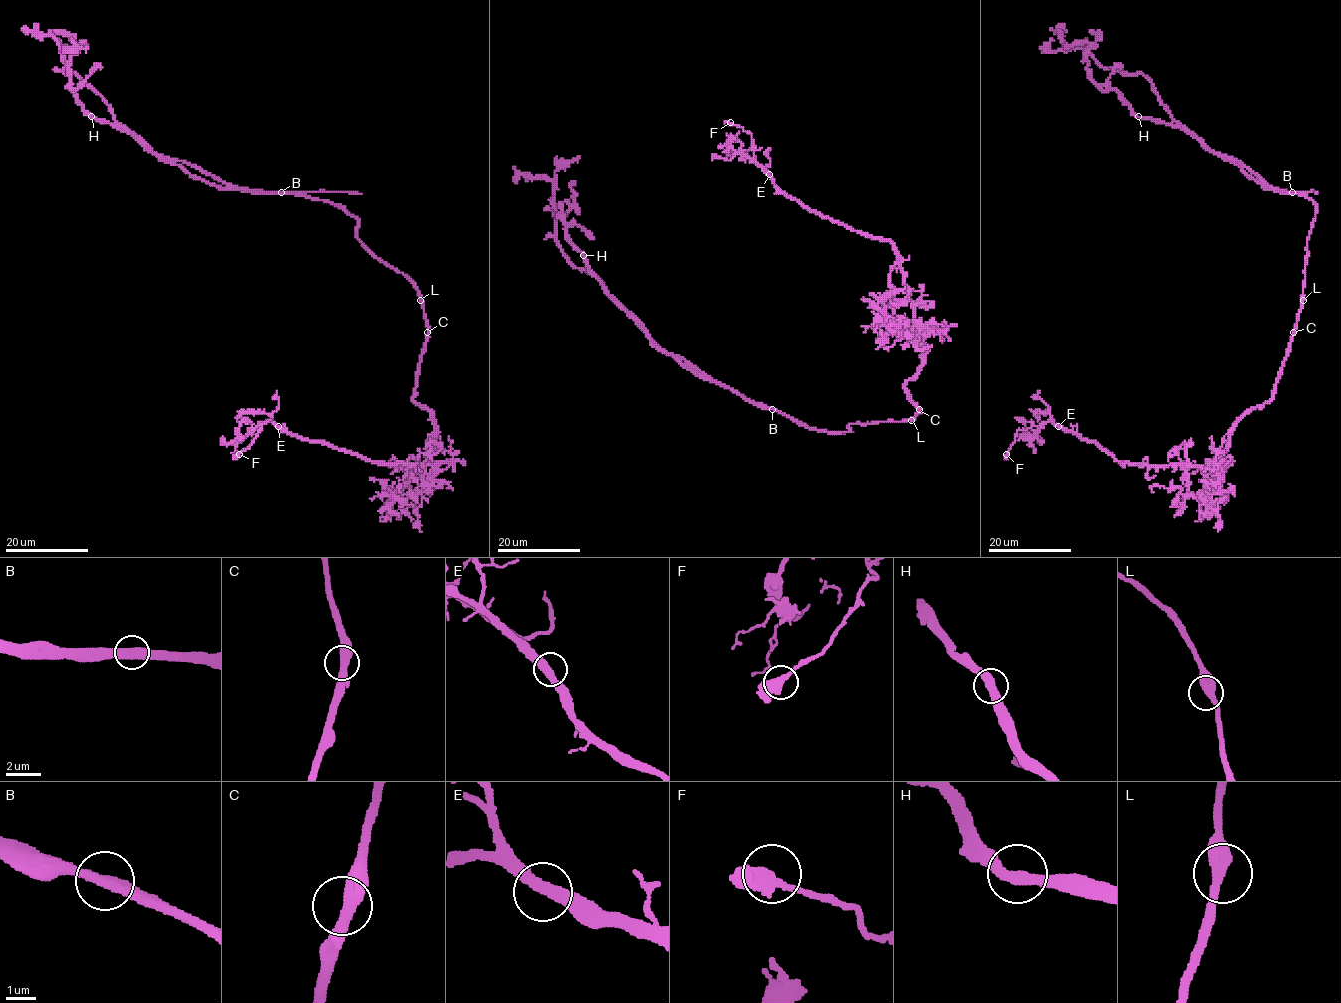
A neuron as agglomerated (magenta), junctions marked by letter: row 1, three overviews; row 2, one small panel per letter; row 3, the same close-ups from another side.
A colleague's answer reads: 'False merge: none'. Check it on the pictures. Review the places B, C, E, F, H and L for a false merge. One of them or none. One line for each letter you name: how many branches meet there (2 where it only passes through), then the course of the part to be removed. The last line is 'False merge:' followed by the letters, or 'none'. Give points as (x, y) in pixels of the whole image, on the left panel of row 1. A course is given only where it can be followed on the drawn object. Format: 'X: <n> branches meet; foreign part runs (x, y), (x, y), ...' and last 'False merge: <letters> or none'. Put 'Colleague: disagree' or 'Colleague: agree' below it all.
B: 2 branches meet; foreign part runs (281, 192), (233, 187), (147, 151), (133, 136), (91, 117), (70, 80), (70, 60), (78, 44), (53, 30)
False merge: B
Colleague: disagree

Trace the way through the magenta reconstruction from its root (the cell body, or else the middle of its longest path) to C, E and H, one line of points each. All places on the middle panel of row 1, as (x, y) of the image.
C: (884, 422), (911, 420), (919, 409)
E: (884, 422), (911, 420), (919, 412), (905, 383), (927, 348), (897, 249), (808, 210), (787, 197), (769, 174)
H: (884, 422), (850, 424), (844, 432), (818, 430), (696, 375), (666, 353), (608, 293), (583, 255)

